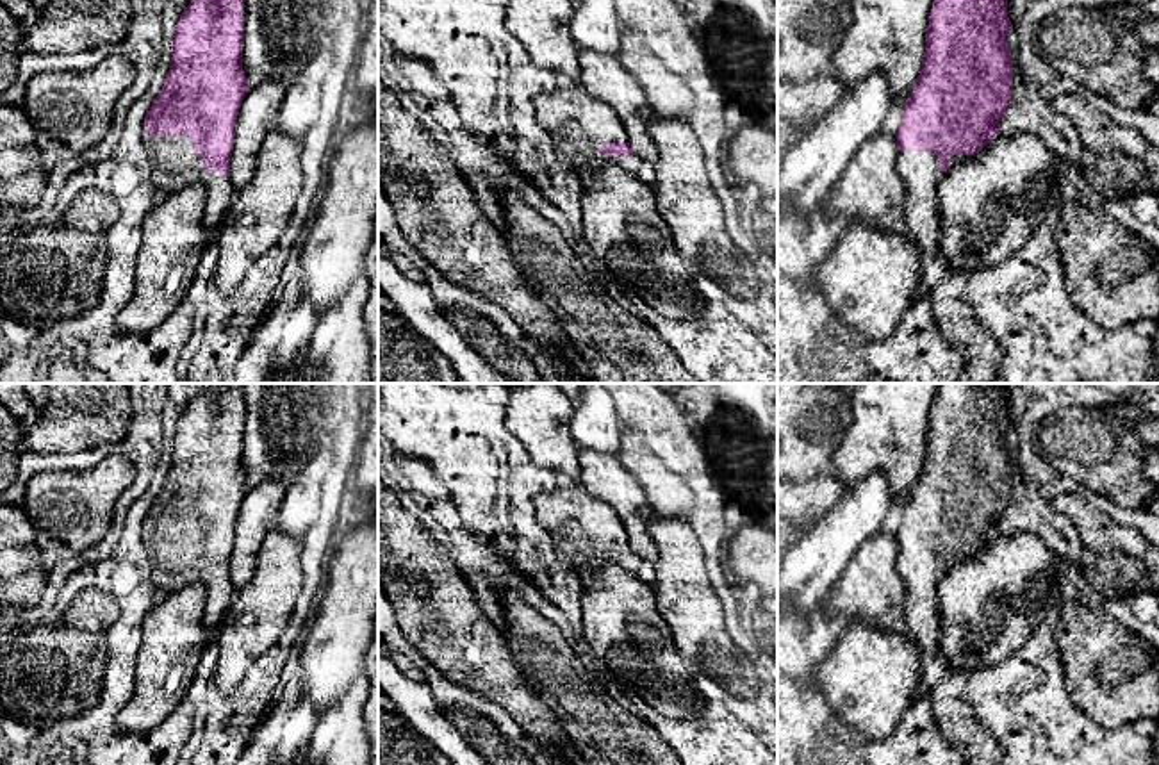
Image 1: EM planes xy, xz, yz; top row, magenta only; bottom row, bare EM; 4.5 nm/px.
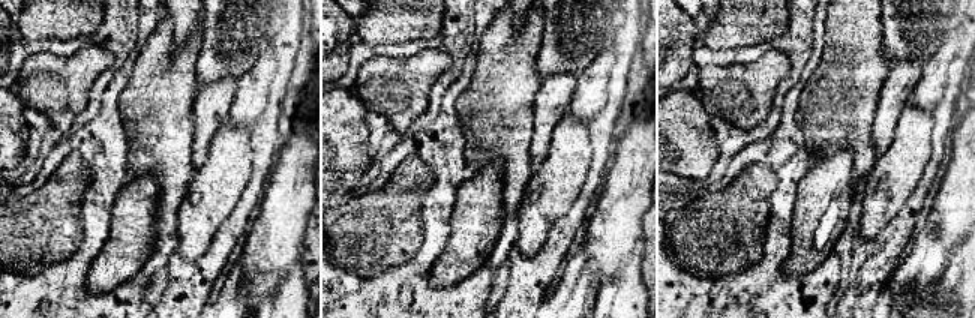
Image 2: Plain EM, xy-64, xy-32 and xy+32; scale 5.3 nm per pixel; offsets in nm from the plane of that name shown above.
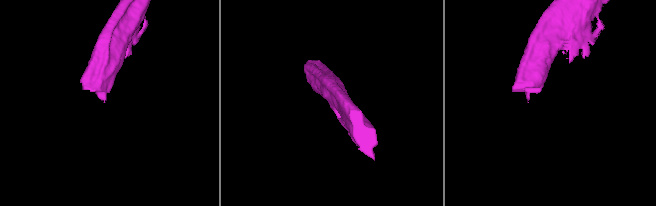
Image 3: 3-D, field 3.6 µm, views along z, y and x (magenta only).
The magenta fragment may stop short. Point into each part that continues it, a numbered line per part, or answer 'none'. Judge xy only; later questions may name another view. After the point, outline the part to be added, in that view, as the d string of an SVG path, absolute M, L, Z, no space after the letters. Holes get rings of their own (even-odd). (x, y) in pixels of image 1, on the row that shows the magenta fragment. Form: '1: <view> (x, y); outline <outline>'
1: xy (175, 164); outline M144 123L141 137L153 162L153 184L160 196L193 182L203 184L203 234L209 246L218 239L218 230L235 194L230 177L209 173L203 168L201 155L193 150L191 137L152 137Z

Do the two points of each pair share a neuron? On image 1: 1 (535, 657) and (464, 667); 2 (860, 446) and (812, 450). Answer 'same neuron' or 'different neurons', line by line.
1: different neurons
2: different neurons

